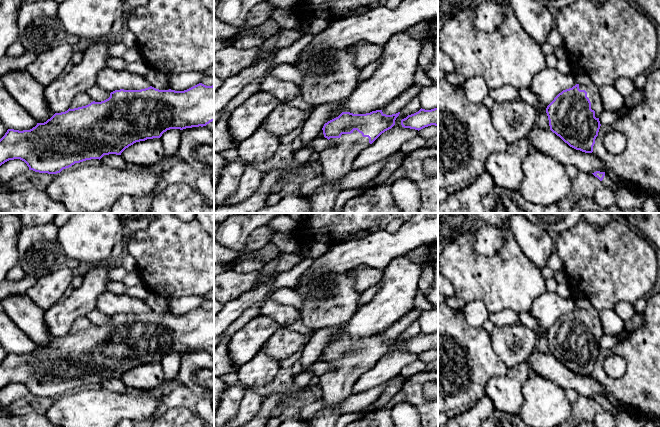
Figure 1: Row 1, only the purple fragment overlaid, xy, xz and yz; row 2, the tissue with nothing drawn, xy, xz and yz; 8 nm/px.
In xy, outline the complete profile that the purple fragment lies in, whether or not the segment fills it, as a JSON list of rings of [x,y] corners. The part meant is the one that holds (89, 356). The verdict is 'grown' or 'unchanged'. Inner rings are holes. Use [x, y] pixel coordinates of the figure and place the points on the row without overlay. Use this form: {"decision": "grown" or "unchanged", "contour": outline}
{"decision": "unchanged", "contour": [[[199,307],[184,315],[159,314],[152,310],[141,314],[115,314],[110,321],[65,336],[55,337],[44,347],[37,347],[30,354],[8,353],[0,363],[0,390],[9,384],[24,385],[29,394],[39,397],[57,398],[75,387],[91,383],[101,383],[104,379],[121,377],[136,366],[160,362],[170,353],[203,351],[214,345],[214,309]]]}

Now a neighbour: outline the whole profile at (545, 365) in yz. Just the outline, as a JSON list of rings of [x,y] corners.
[[[535,348],[528,358],[530,367],[535,370],[537,375],[553,382],[563,389],[573,389],[586,397],[596,395],[610,396],[607,389],[593,377],[585,377],[576,374],[565,367],[559,360],[551,354],[545,354]]]

